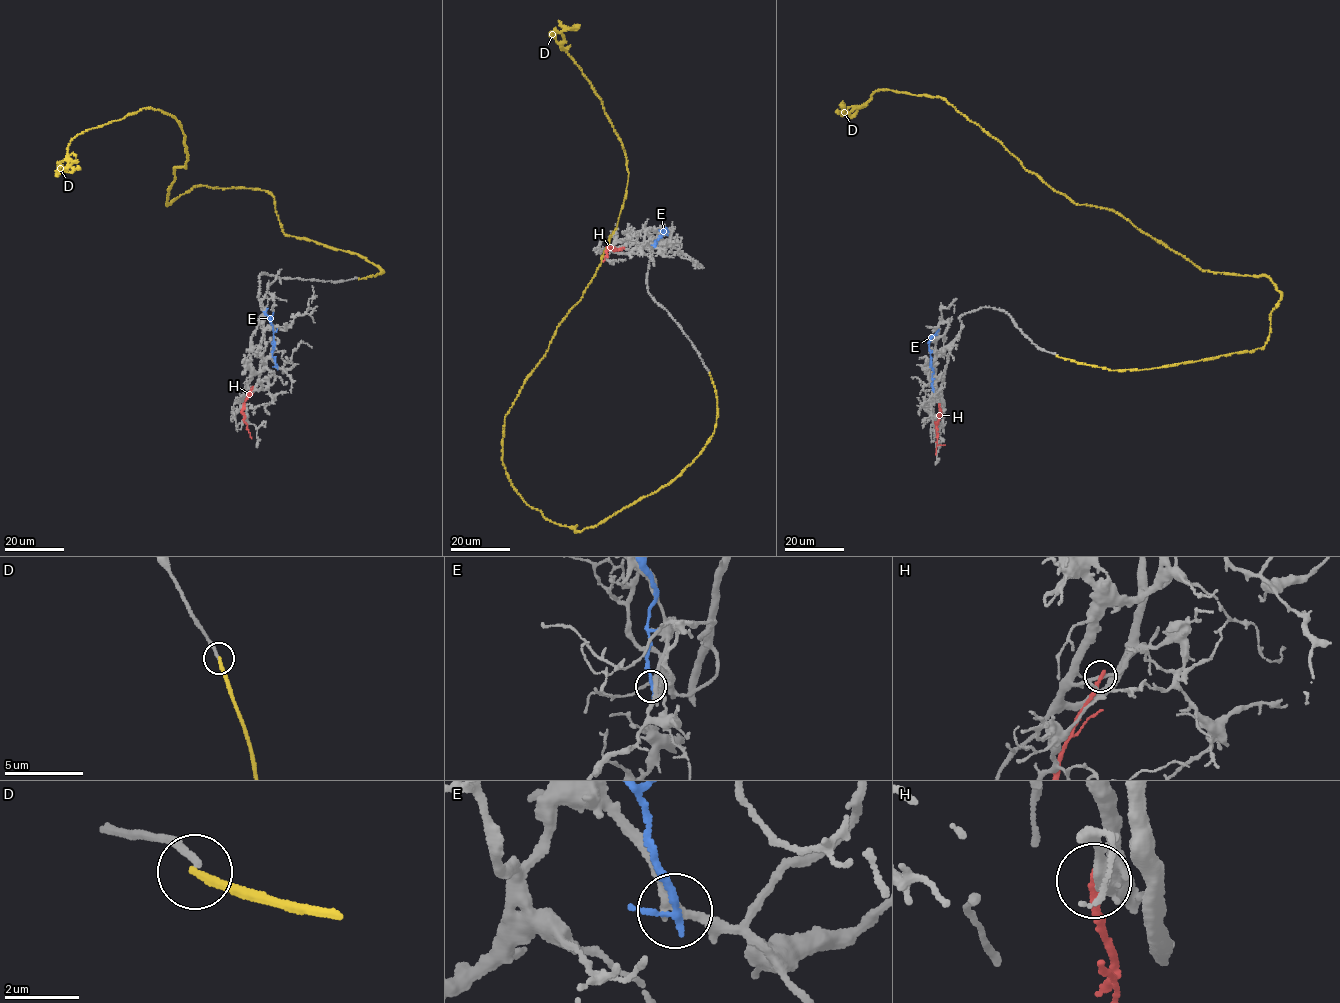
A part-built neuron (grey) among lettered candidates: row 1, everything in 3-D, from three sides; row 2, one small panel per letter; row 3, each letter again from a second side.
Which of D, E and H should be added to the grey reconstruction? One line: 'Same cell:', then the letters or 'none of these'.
Same cell: none of these

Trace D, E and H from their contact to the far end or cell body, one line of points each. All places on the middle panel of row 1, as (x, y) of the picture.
D: (709, 373), (700, 455), (594, 526), (546, 519), (508, 478), (506, 414), (627, 183), (560, 47), (578, 30)
E: (654, 245), (665, 227), (660, 230), (663, 232)
H: (623, 248), (608, 248), (608, 257)

